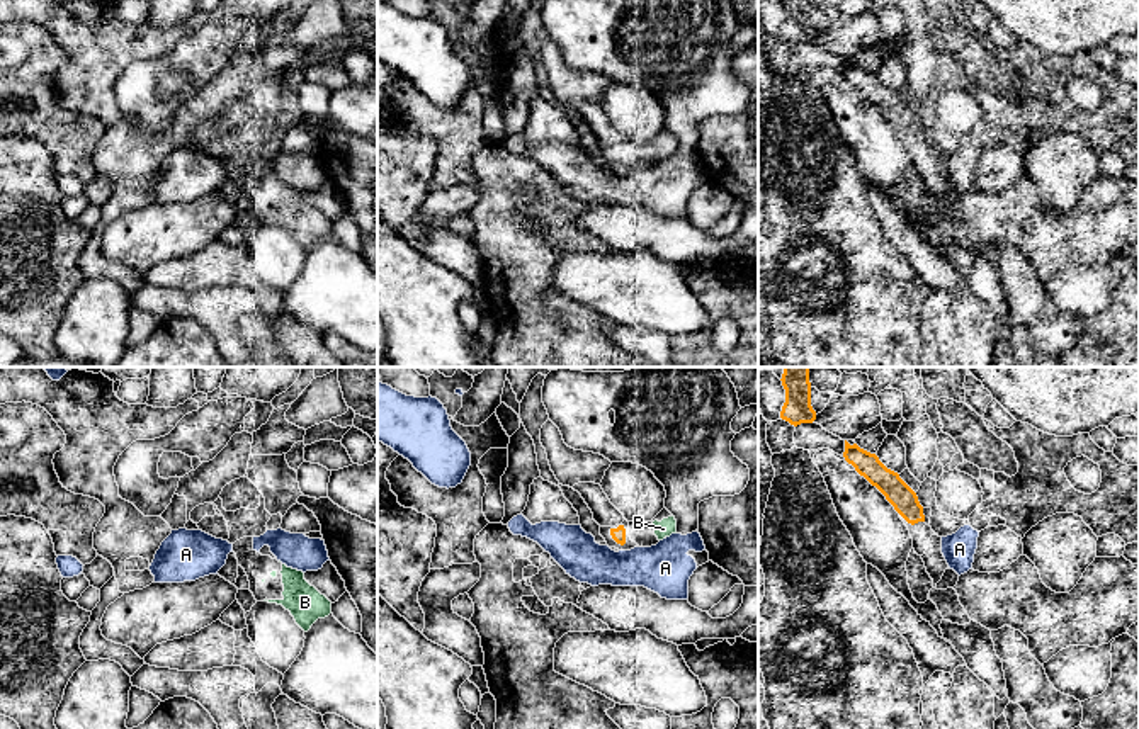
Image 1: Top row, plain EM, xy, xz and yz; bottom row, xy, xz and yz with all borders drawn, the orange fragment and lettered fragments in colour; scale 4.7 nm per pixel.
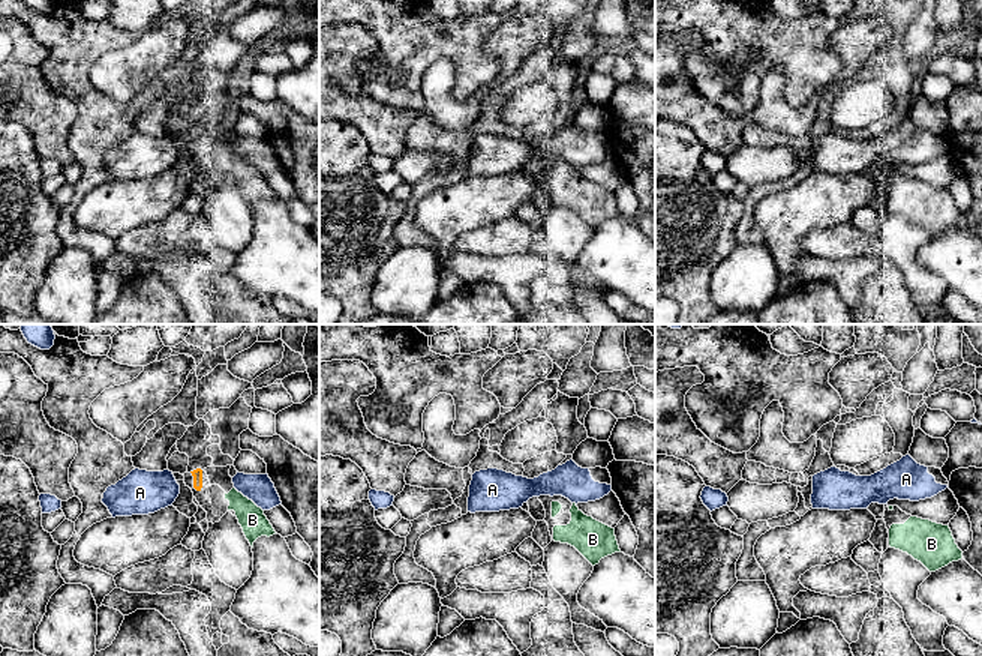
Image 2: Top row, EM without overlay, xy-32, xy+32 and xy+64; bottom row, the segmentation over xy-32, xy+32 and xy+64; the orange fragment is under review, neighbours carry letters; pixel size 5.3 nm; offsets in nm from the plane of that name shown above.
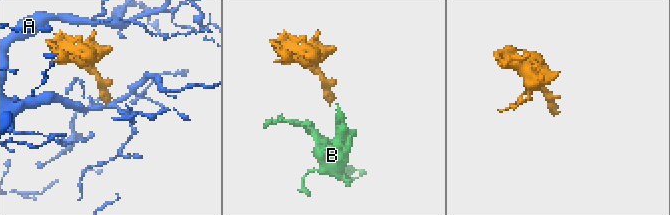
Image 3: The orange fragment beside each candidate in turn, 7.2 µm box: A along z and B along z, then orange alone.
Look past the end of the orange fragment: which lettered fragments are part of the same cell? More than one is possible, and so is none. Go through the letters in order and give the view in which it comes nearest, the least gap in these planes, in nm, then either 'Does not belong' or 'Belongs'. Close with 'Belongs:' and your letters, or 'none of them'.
A: Closest in xz. Distance 30 nm. Does not belong
B: Closest in xz. Distance 140 nm. Belongs
Belongs: B

